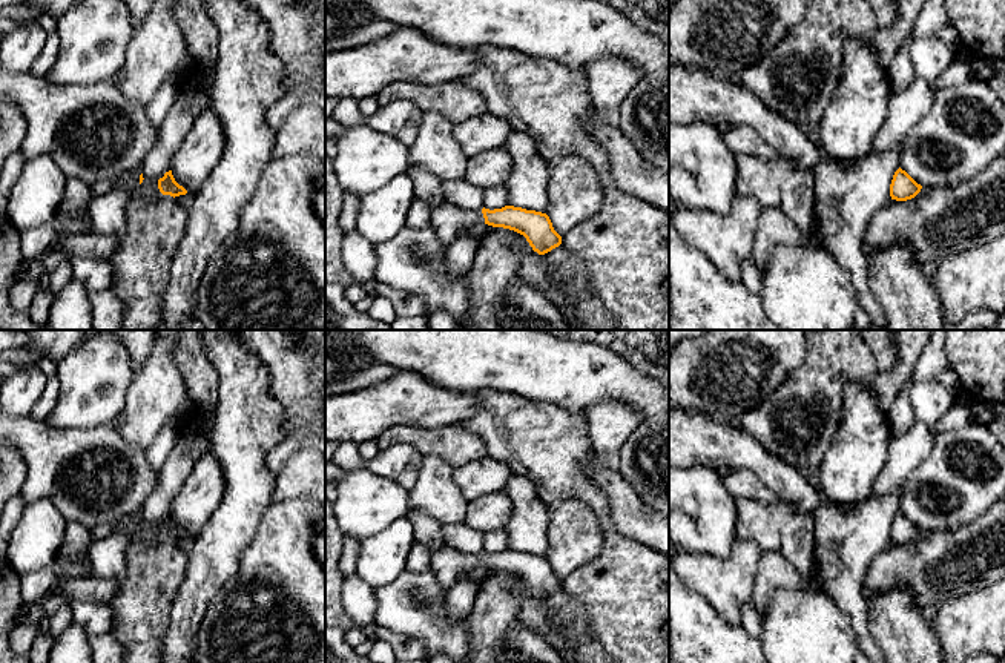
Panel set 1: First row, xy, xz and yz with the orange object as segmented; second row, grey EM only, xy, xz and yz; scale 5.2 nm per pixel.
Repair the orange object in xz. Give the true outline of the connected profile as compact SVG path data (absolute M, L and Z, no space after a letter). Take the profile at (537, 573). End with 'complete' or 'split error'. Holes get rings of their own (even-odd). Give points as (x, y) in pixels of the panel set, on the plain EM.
M443 548L431 556L431 569L442 591L448 592L460 572L477 568L503 571L526 582L539 599L545 599L562 588L562 580L554 574L546 557L505 549L502 552L463 554Z; split error

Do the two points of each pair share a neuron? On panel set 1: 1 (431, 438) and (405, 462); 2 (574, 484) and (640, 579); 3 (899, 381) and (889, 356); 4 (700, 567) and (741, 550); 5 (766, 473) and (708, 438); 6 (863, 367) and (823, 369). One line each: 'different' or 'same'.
1: different
2: same
3: different
4: same
5: same
6: same

